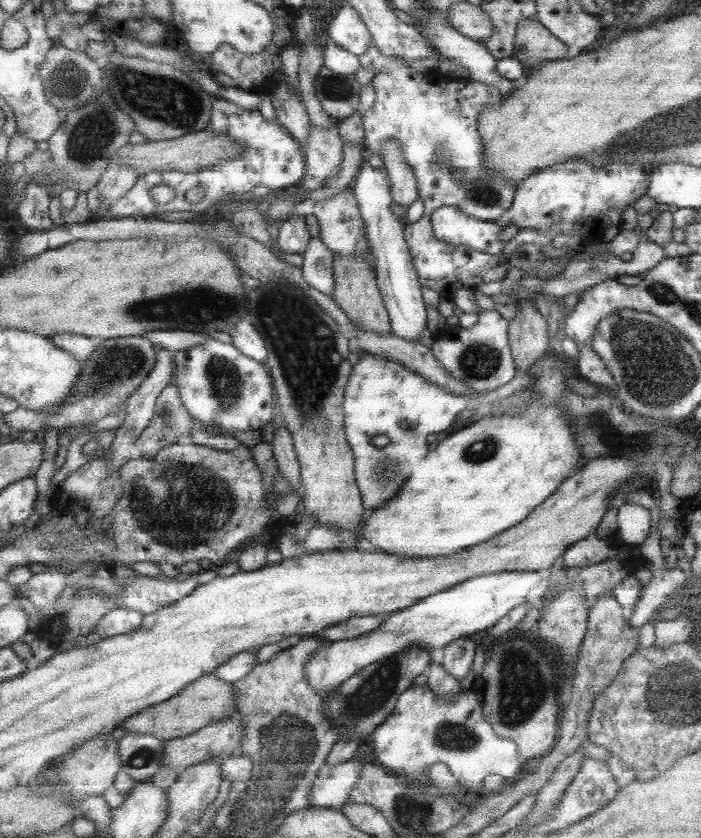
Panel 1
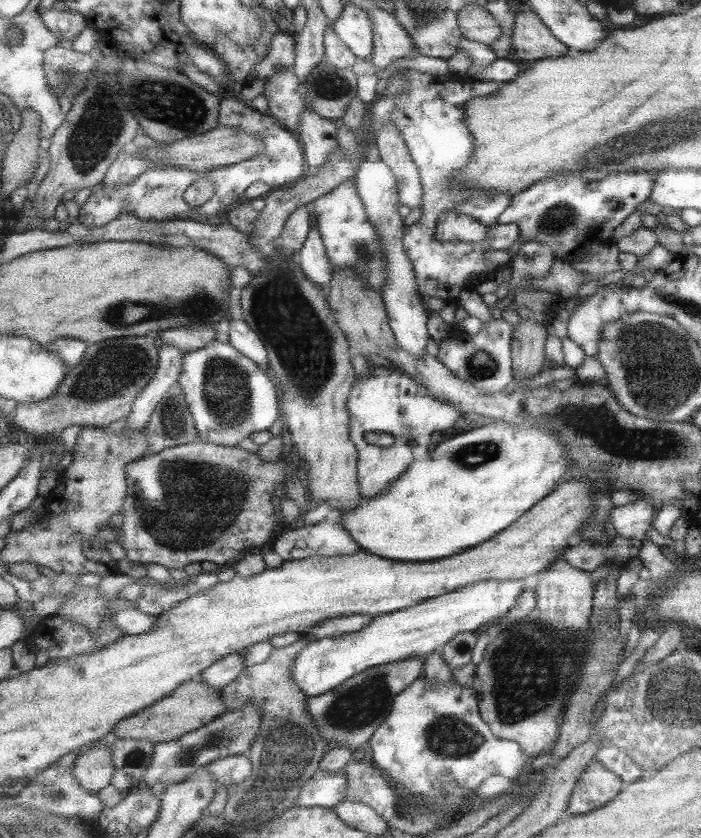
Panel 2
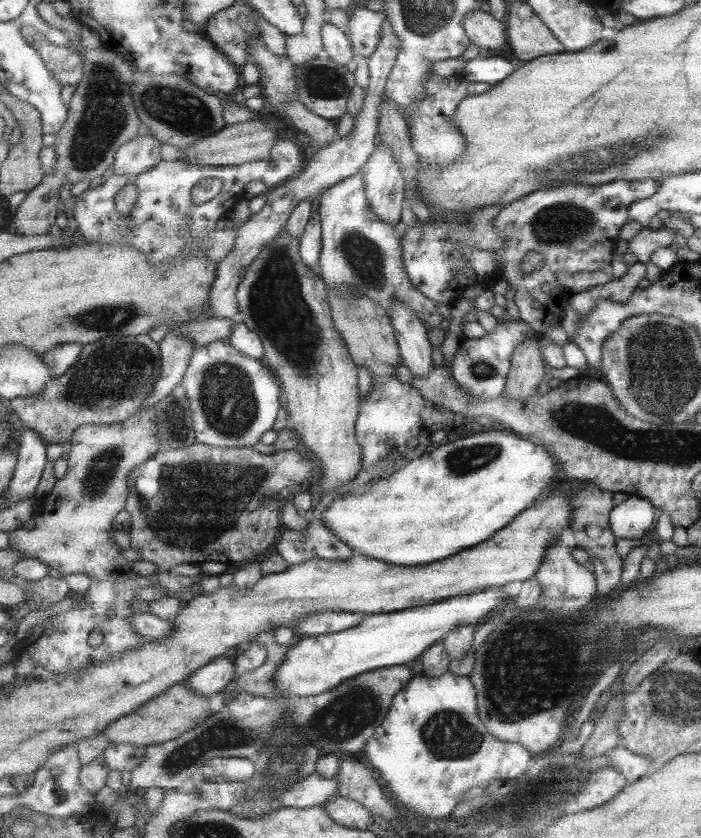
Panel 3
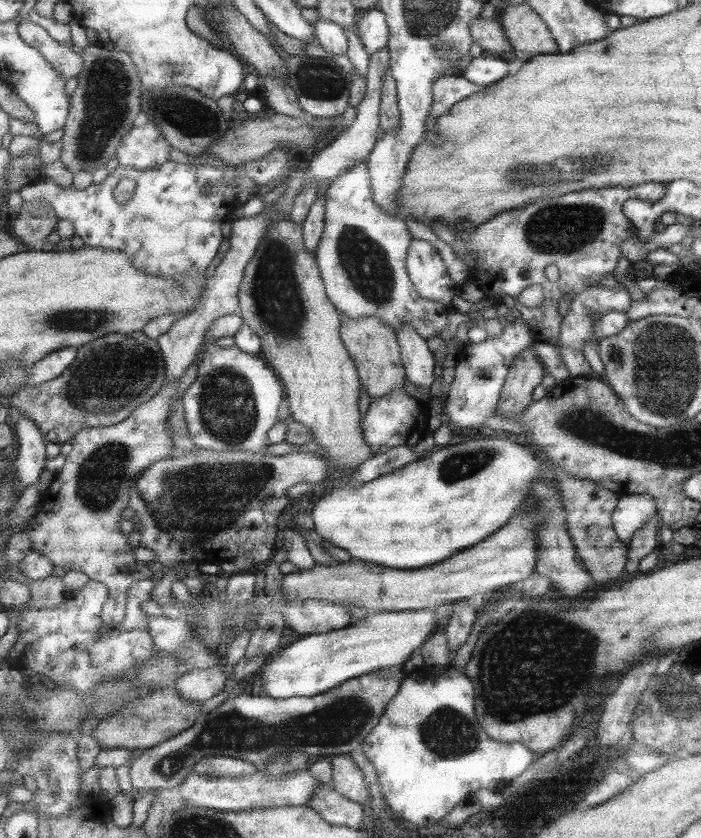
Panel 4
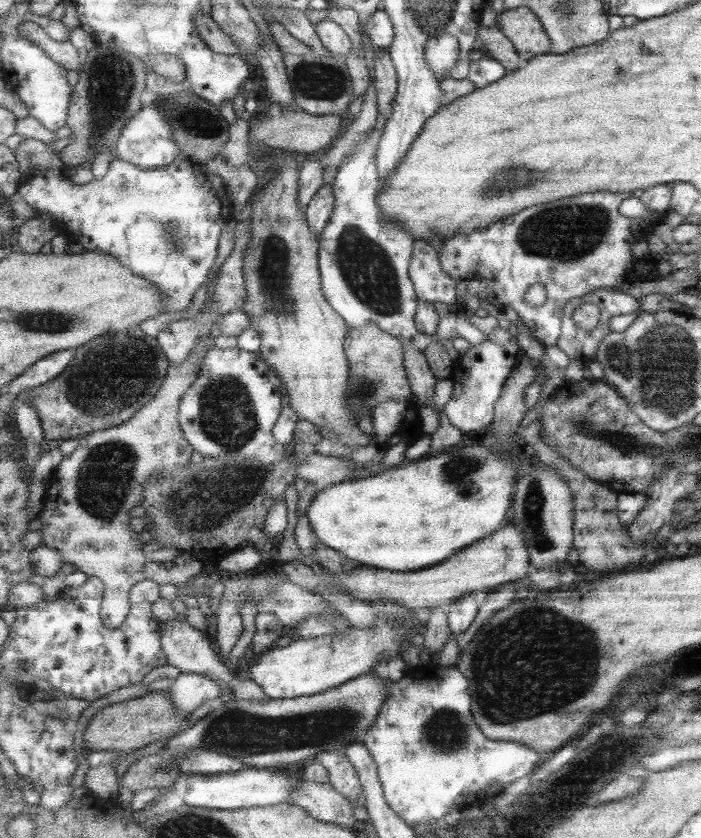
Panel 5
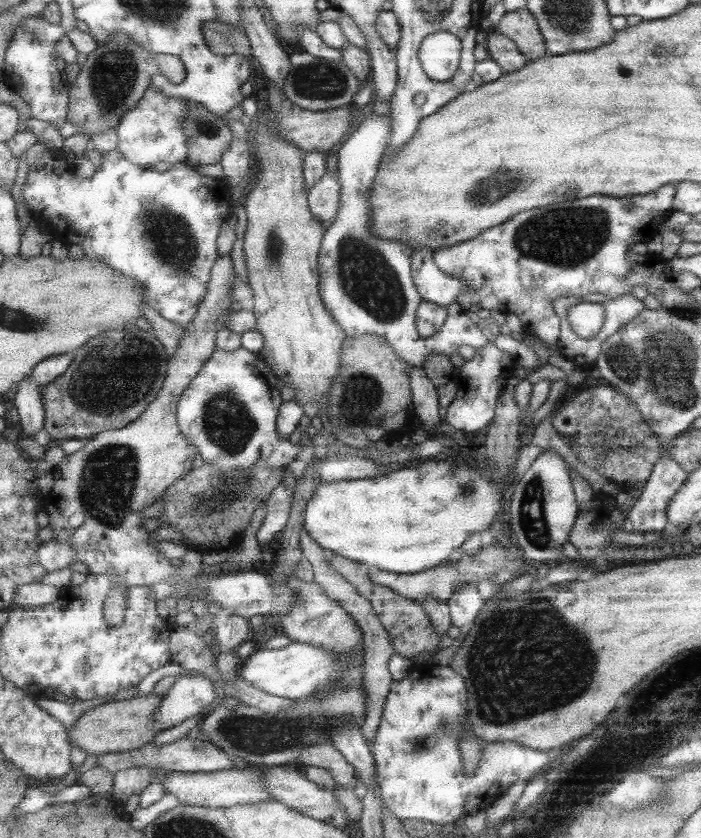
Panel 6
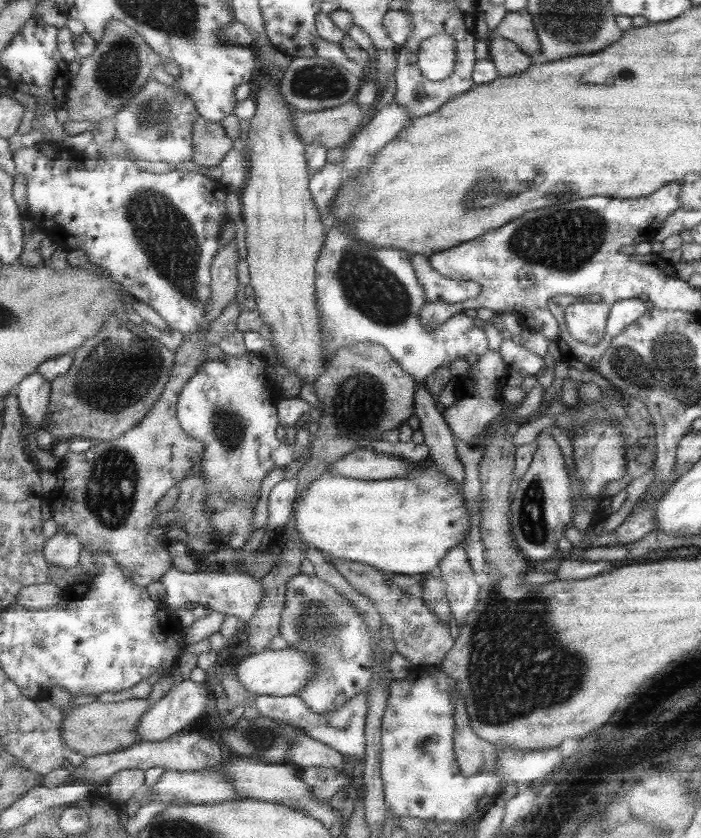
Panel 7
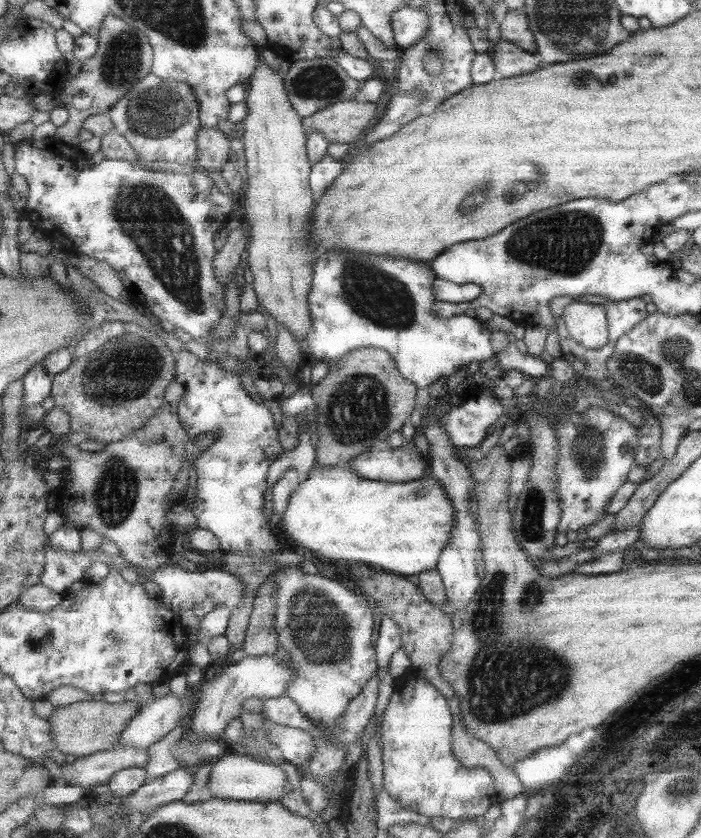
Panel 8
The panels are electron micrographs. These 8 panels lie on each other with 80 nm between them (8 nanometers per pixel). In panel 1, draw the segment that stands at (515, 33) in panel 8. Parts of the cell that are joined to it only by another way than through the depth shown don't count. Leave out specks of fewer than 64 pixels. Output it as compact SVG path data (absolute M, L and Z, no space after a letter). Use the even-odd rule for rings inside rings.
M527 18L518 24L514 56L527 68L569 58L570 48L537 18Z

